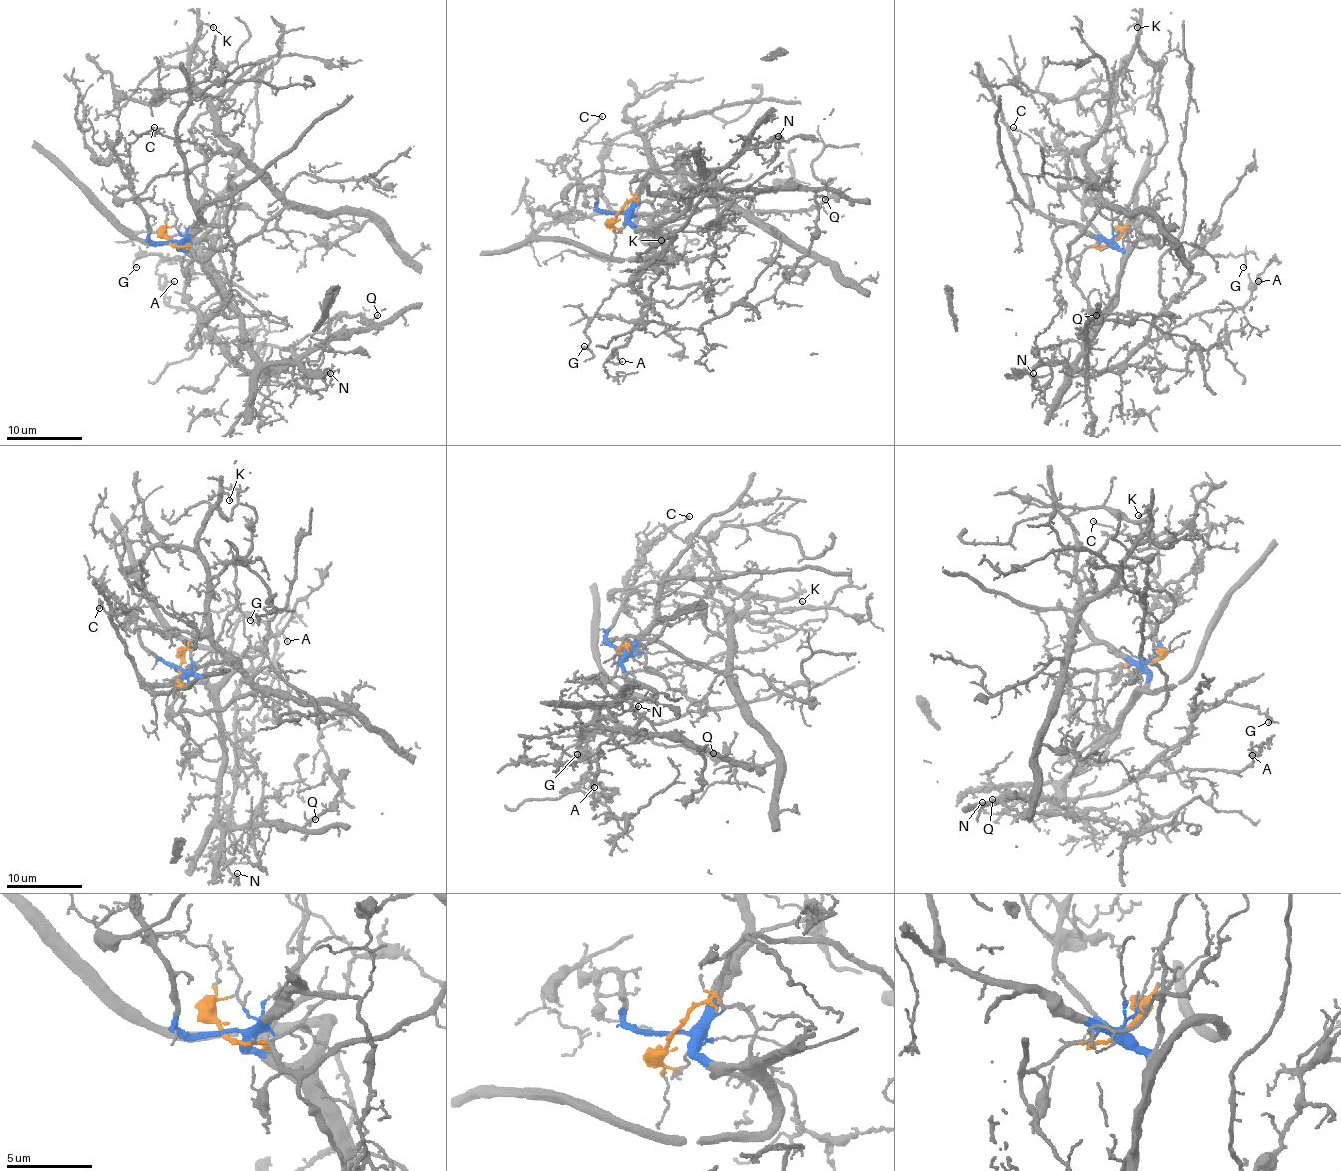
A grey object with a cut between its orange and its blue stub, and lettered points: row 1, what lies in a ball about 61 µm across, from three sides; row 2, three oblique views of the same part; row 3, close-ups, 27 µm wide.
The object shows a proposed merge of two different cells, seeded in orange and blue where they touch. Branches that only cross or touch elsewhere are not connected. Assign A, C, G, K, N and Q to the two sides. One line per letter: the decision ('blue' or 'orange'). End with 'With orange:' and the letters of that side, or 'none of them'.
A: blue
C: blue
G: blue
K: orange
N: blue
Q: blue
With orange: K

